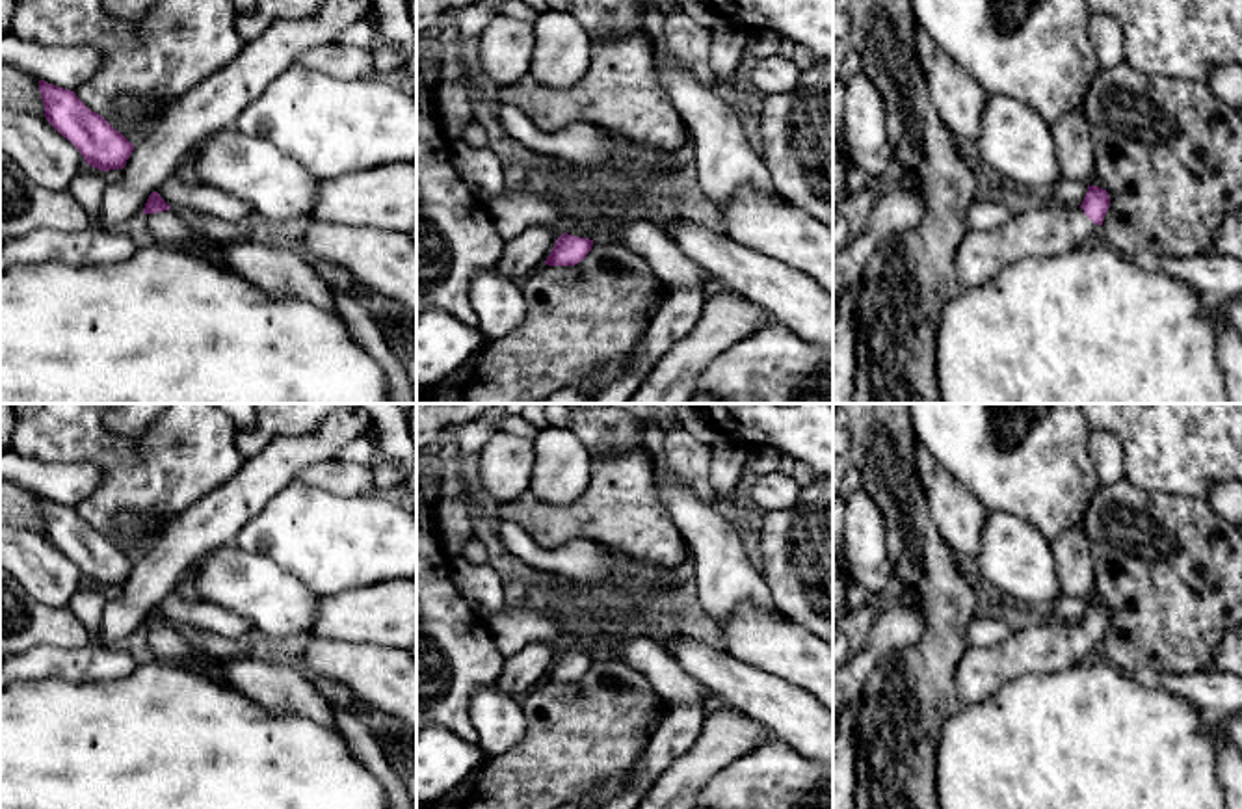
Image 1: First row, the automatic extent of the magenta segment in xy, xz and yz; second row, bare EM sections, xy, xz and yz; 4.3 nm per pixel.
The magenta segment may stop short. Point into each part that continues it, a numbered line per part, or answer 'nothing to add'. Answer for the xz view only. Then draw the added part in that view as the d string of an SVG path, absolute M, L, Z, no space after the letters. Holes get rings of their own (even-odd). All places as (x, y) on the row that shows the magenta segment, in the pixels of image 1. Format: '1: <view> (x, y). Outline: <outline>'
1: xz (581, 199). Outline: M522 151L511 154L509 166L521 180L541 184L558 199L571 221L567 234L595 240L604 218L602 192L595 182L571 175L556 158L539 158Z

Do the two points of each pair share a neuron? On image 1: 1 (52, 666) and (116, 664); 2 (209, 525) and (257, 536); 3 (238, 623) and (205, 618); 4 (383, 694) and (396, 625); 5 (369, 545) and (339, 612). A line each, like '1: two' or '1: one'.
1: one
2: two
3: one
4: two
5: two

